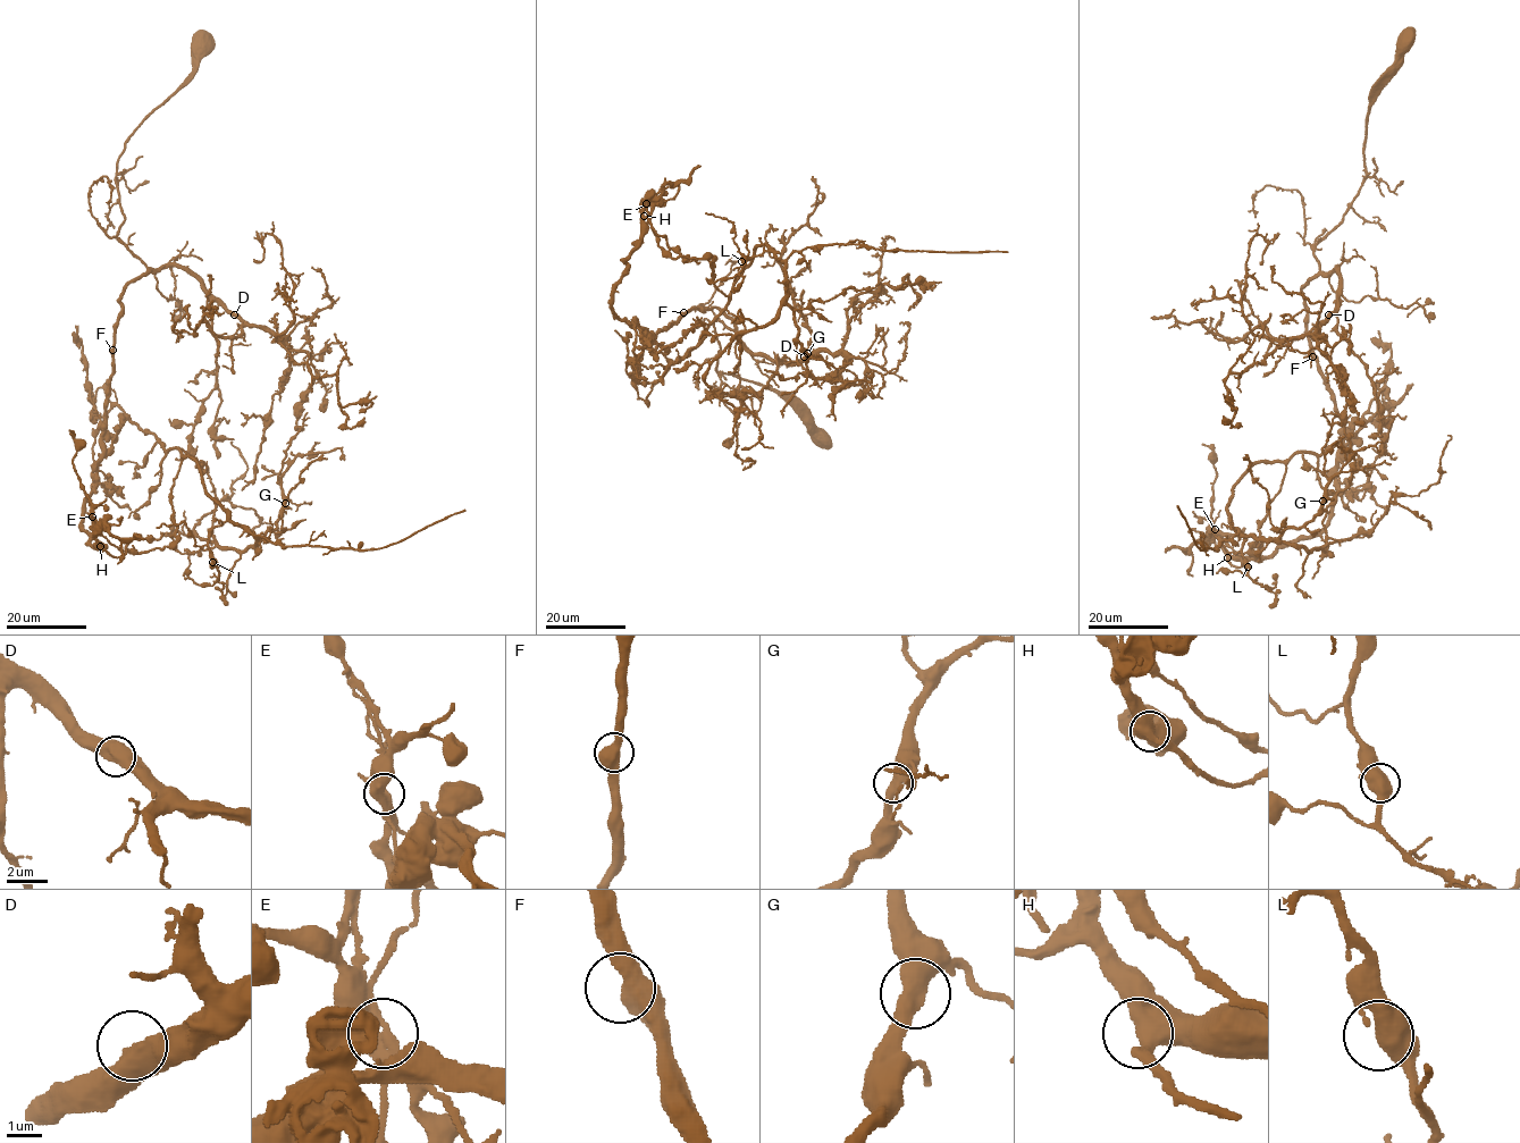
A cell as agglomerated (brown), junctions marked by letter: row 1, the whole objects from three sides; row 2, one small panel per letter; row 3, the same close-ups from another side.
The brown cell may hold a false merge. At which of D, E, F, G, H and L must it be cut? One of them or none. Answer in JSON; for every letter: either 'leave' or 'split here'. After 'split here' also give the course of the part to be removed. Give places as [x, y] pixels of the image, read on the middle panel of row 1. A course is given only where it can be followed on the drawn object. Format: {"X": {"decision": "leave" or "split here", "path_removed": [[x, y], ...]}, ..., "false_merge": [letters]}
{"D": {"decision": "leave"}, "E": {"decision": "split here", "path_removed": [[646, 203], [727, 295], [754, 248], [784, 265], [786, 303], [704, 381], [745, 467]]}, "F": {"decision": "leave"}, "G": {"decision": "leave"}, "H": {"decision": "leave"}, "L": {"decision": "leave"}, "false_merge": ["E"]}

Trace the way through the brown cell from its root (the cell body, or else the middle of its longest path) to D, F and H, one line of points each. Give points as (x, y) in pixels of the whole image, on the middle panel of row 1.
D: (824, 439), (775, 392), (717, 372), (714, 322), (773, 361), (804, 356)
F: (824, 439), (775, 392), (717, 372), (714, 322), (732, 330), (733, 322), (717, 308), (683, 312)
H: (824, 439), (775, 392), (717, 372), (714, 322), (735, 328), (717, 308), (653, 336), (614, 314), (644, 216)

